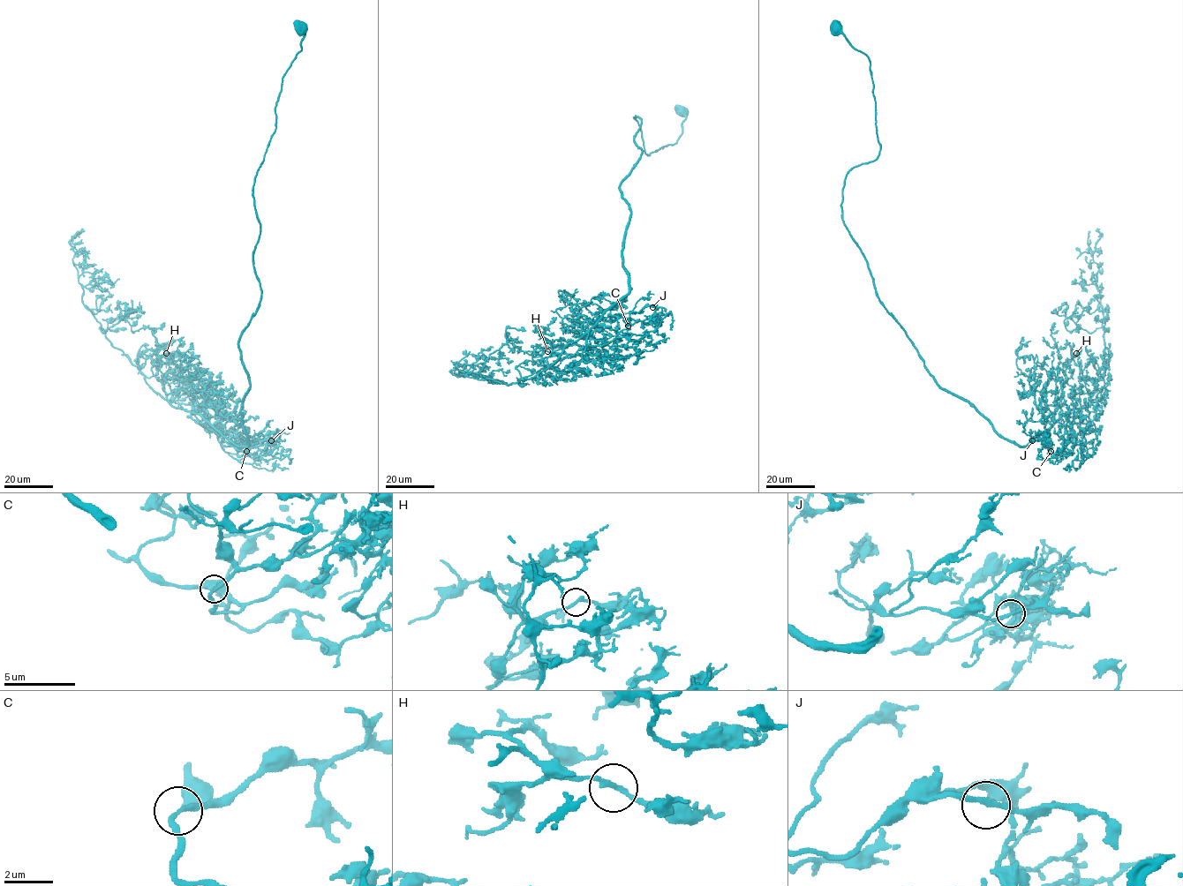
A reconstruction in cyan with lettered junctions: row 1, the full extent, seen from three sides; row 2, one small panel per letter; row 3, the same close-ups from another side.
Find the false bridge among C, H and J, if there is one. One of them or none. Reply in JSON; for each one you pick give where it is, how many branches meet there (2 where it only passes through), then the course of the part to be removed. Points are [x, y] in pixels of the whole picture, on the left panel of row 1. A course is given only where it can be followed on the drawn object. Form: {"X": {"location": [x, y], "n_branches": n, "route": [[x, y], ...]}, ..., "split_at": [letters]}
{"split_at": []}

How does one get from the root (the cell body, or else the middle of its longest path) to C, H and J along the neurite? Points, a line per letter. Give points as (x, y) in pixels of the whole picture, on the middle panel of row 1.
C: (683, 111), (649, 154), (634, 117), (629, 292), (587, 342), (628, 326)
H: (683, 111), (649, 154), (634, 117), (629, 292), (550, 365), (532, 356), (547, 351)
J: (683, 111), (649, 154), (634, 117), (629, 292), (587, 342), (629, 337), (652, 307)

